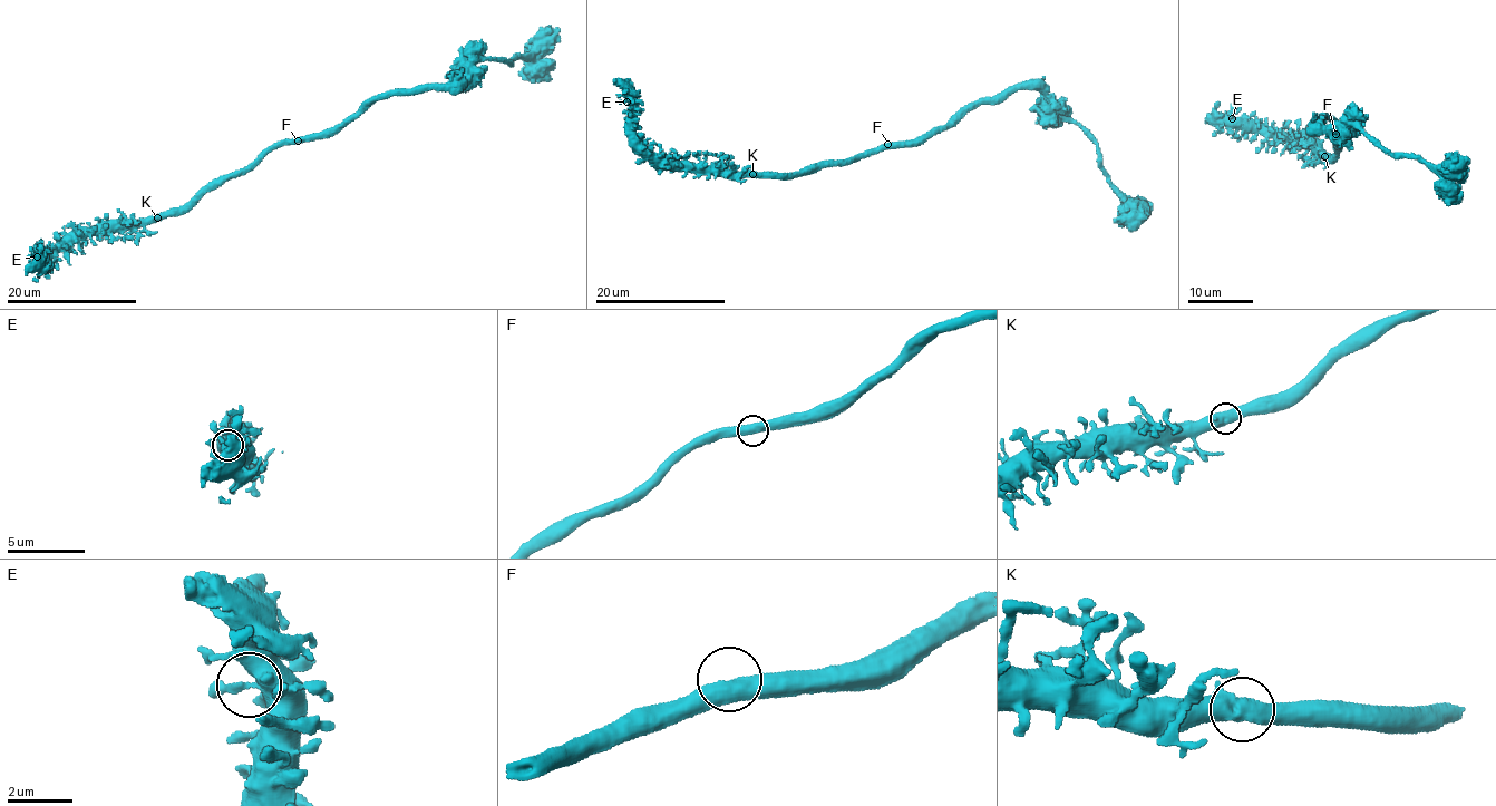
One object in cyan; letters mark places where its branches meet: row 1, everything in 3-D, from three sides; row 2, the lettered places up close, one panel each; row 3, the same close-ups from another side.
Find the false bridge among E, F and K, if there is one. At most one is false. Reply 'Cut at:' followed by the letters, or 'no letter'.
Cut at: no letter

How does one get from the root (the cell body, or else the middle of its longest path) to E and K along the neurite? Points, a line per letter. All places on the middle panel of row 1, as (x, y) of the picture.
E: (887, 146), (782, 176), (728, 172), (717, 166), (671, 166), (650, 154), (635, 138), (631, 105), (627, 102)
K: (887, 146), (782, 176), (753, 174)

